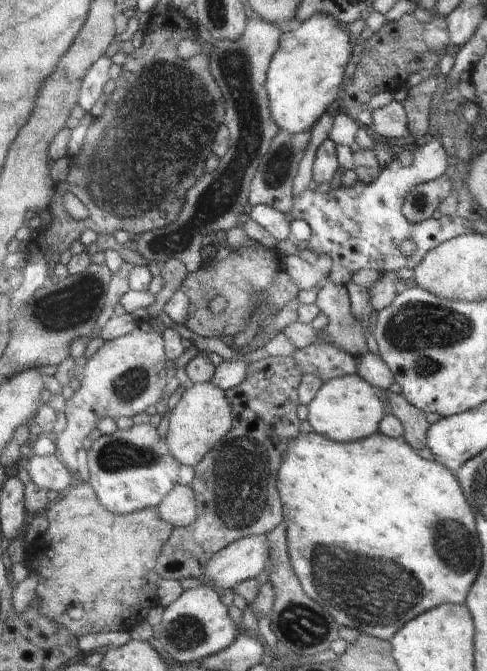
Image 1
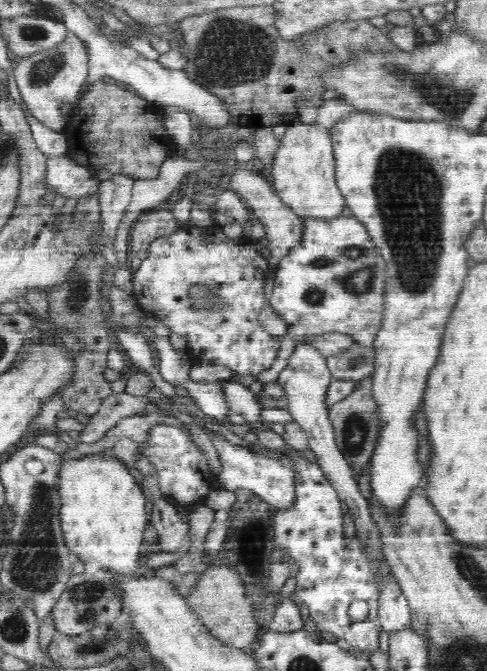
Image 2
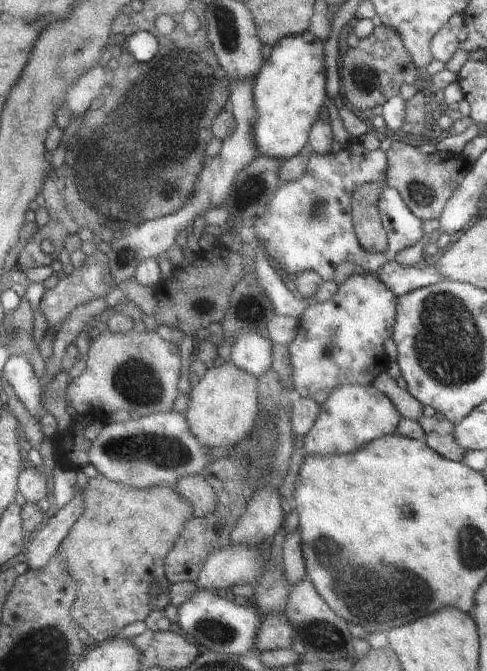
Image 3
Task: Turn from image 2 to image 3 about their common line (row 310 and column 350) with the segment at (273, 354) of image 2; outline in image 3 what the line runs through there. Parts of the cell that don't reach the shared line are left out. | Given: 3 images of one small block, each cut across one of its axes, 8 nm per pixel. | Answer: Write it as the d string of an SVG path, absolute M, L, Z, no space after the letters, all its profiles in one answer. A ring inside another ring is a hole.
M357 140L334 155L332 152L328 155L313 152L304 176L277 187L264 208L248 221L254 226L256 241L264 242L274 267L288 277L315 270L324 281L330 282L341 262L353 262L364 271L376 274L400 250L416 244L422 236L422 222L406 206L401 194L385 184L386 169L385 153L380 149L366 149ZM373 182L383 186L379 210L387 234L387 247L383 253L364 250L356 236L351 215L353 192L359 186Z

